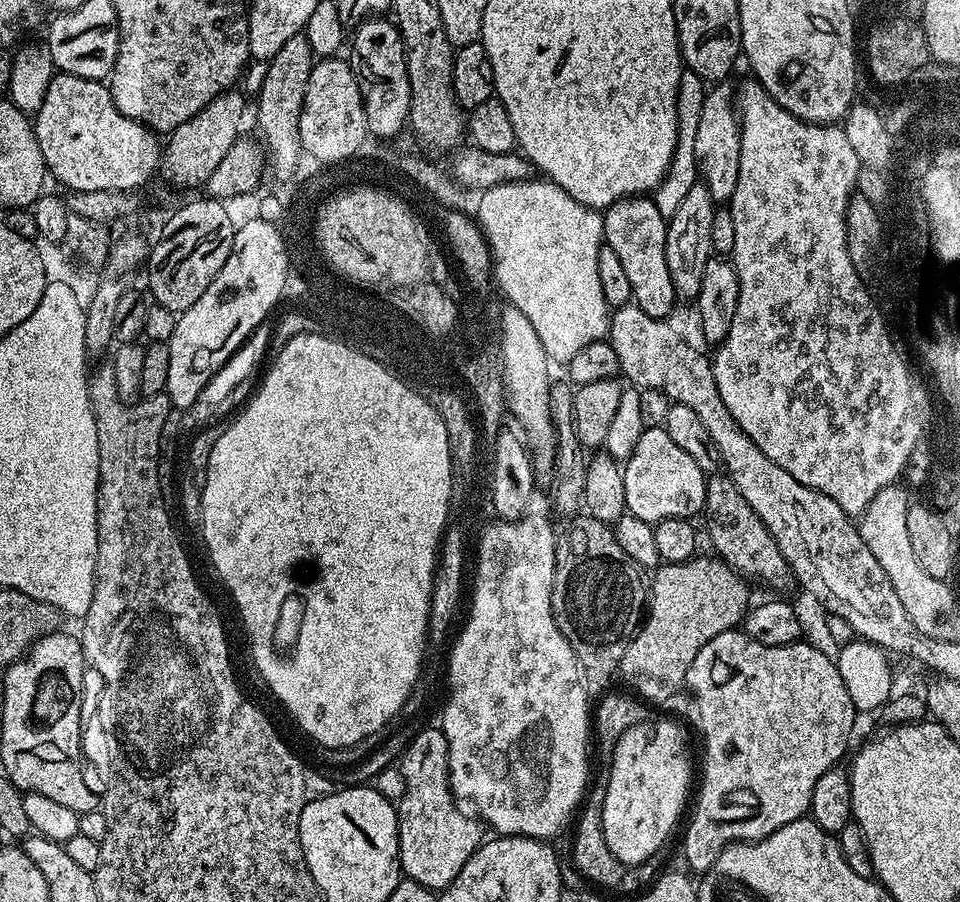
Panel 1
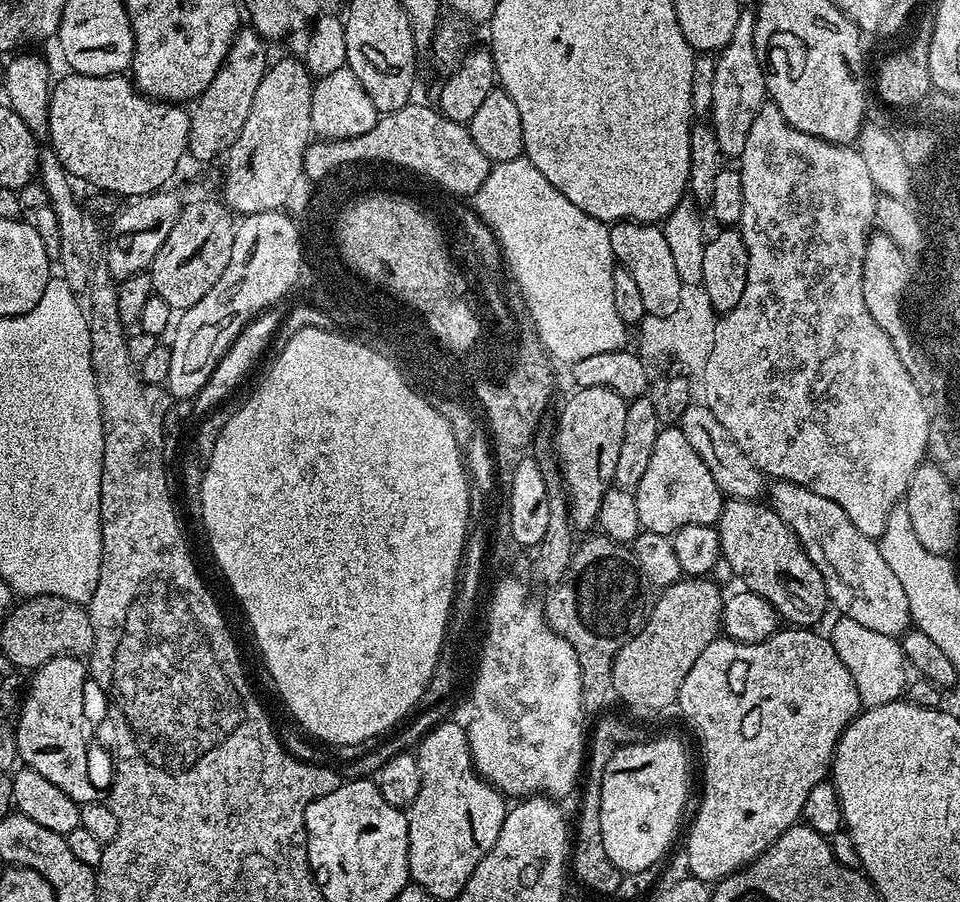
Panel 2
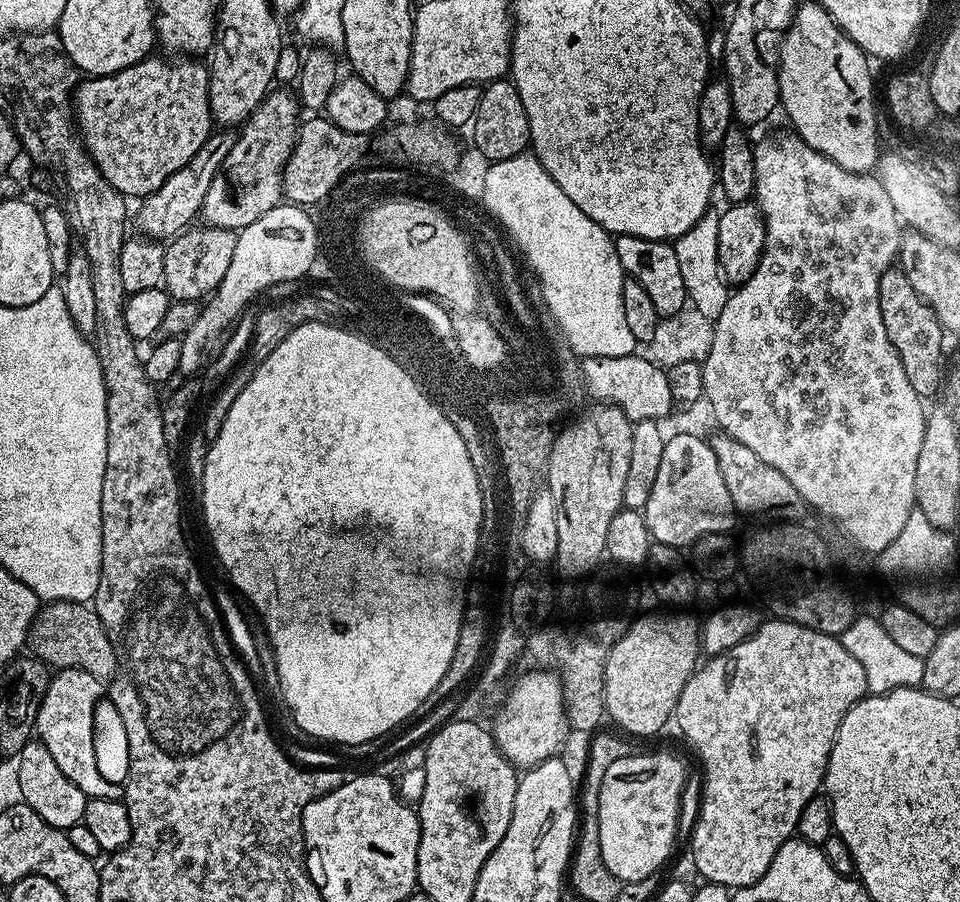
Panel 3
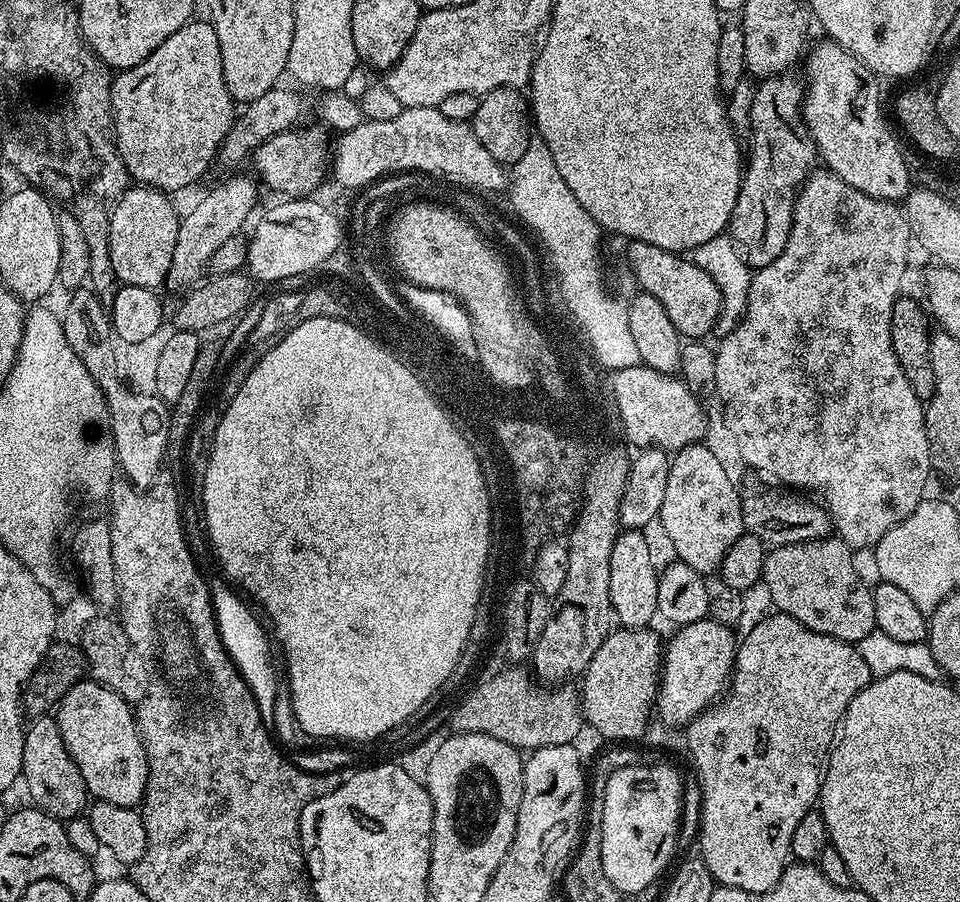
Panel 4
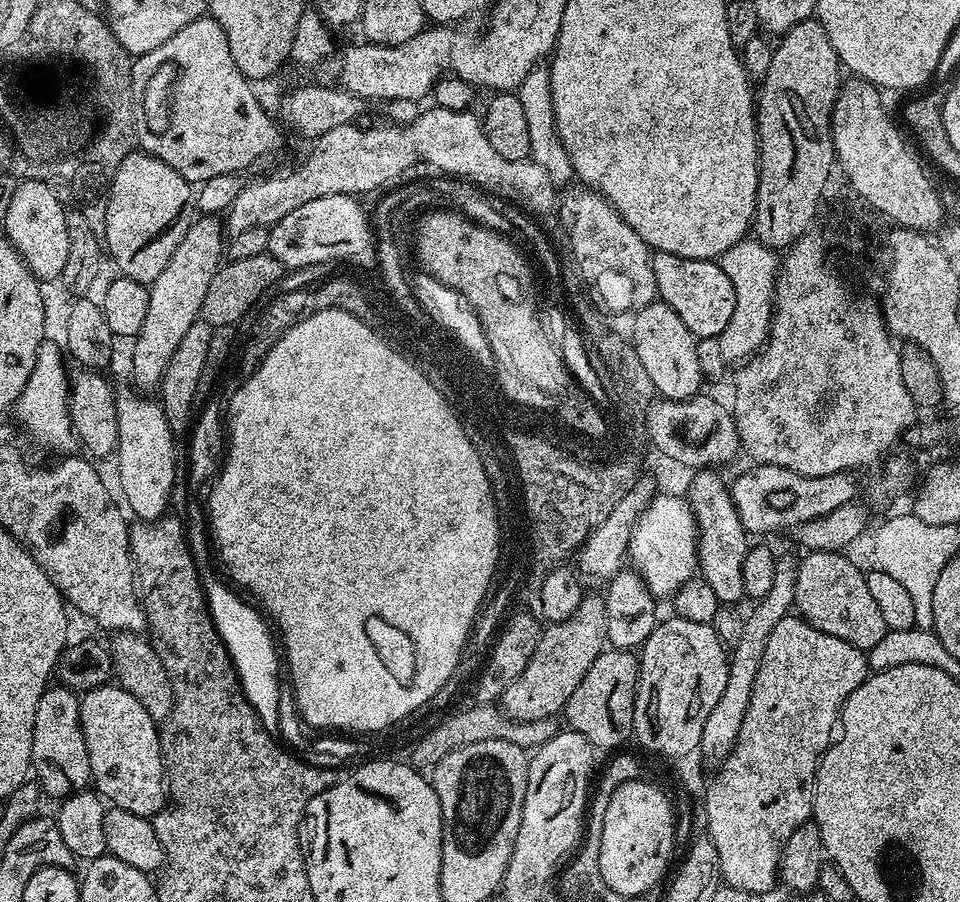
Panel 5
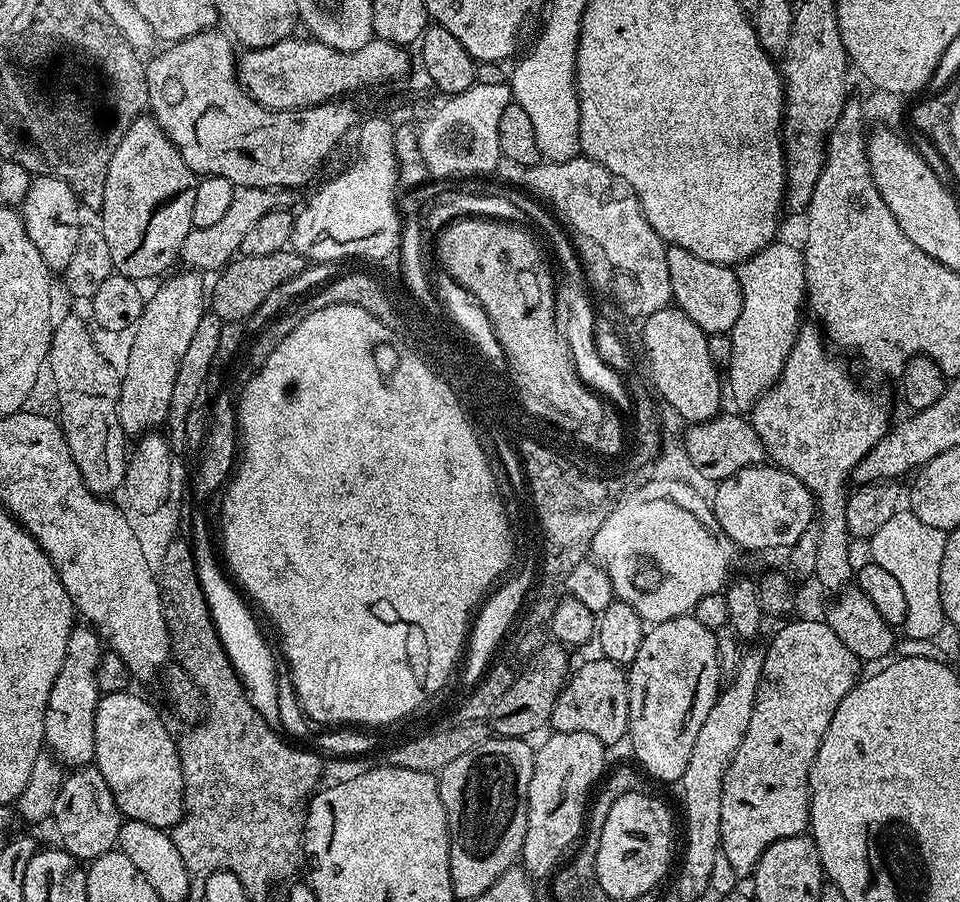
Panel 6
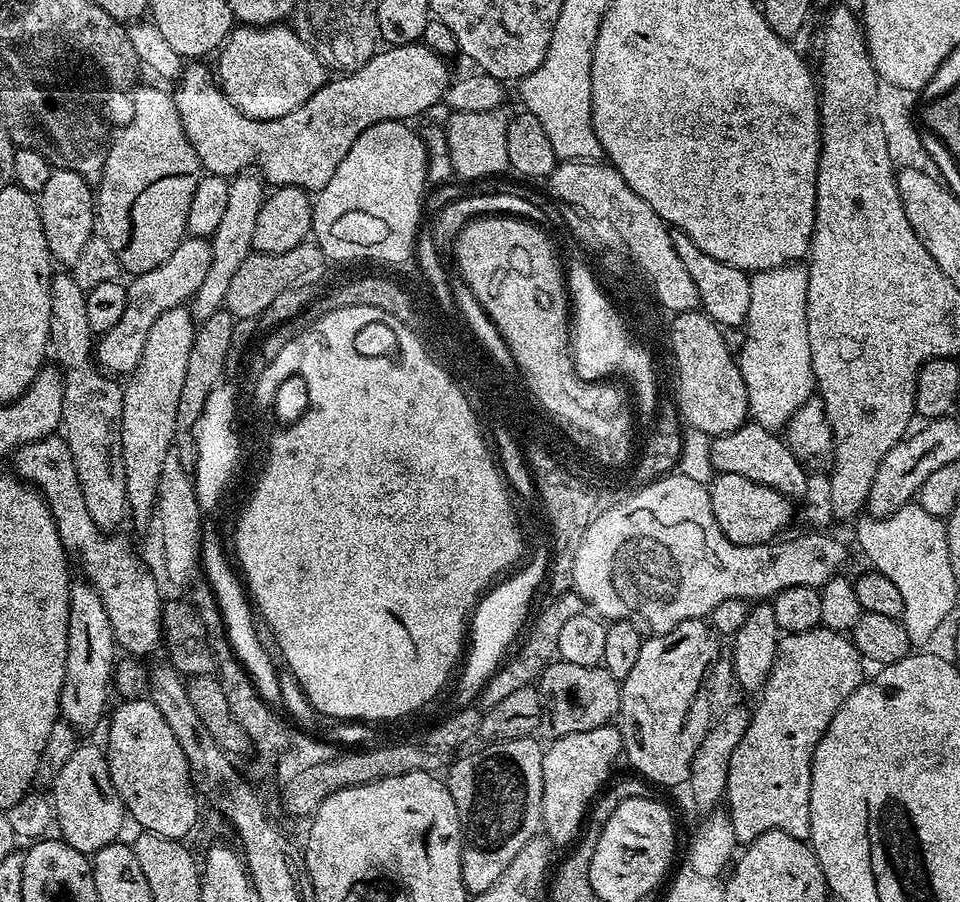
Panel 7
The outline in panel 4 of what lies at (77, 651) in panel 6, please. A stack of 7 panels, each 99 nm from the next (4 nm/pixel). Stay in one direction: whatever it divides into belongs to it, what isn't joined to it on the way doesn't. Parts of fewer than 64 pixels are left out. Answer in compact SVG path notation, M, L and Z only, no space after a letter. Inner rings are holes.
M51 715L35 717L27 725L22 750L22 784L28 787L35 807L65 822L75 820L90 803L82 770L78 770L74 758L70 758L66 742L62 742L62 734Z

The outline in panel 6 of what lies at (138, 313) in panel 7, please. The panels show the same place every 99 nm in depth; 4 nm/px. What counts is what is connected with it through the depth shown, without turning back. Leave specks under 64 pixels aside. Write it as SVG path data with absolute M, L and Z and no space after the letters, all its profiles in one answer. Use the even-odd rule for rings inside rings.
M236 188L232 193L230 210L226 210L226 215L219 222L214 222L214 226L192 227L190 234L186 234L179 259L185 260L189 269L204 274L208 274L211 268L223 269L239 253L242 234L246 234L246 230L250 230L250 226L254 226L262 214L273 212L276 208L291 209L292 196L293 193L286 188Z

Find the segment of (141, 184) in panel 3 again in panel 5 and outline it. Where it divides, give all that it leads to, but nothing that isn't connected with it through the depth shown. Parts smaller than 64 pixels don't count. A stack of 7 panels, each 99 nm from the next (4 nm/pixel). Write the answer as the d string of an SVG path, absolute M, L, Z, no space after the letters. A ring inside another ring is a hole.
M202 15L194 22L190 22L190 26L182 26L182 30L178 30L178 34L174 34L174 38L166 38L166 42L162 42L162 46L158 46L158 50L150 50L144 56L135 57L132 61L133 77L138 78L138 96L144 101L138 104L138 136L140 132L139 147L150 153L154 158L158 158L162 162L166 162L178 172L182 174L182 178L186 178L190 182L203 182L210 178L218 178L218 174L237 174L243 173L243 168L251 166L255 160L264 160L267 156L272 156L280 148L285 133L282 131L281 125L277 123L266 109L260 105L260 100L256 97L253 85L242 74L242 70L238 70L238 66L234 66L234 54L230 54L230 42L226 42L226 30L210 15Z

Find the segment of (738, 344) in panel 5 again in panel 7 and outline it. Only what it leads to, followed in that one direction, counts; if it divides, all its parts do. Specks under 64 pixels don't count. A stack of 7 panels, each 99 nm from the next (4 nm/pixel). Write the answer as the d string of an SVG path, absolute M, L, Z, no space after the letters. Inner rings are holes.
M800 262L757 272L750 279L750 310L743 325L745 344L738 353L738 363L742 382L746 382L751 423L763 428L783 429L792 413L798 411L814 392L810 334L806 330L806 286L810 286L808 269Z

